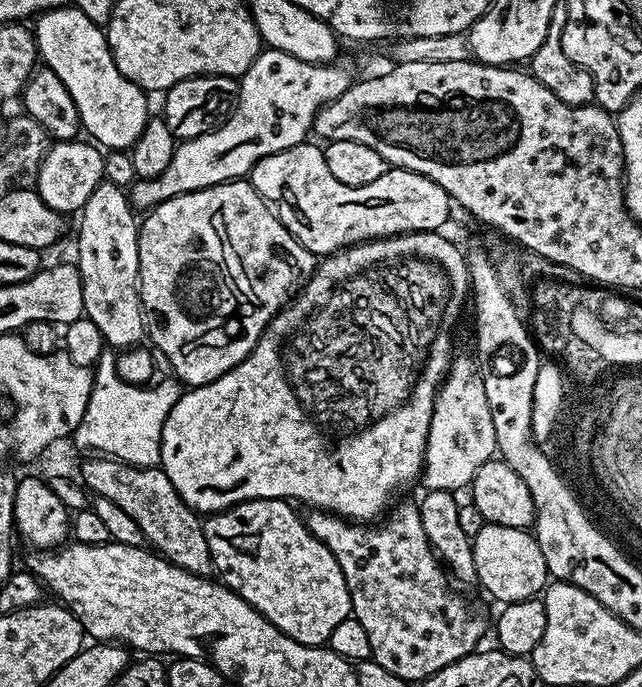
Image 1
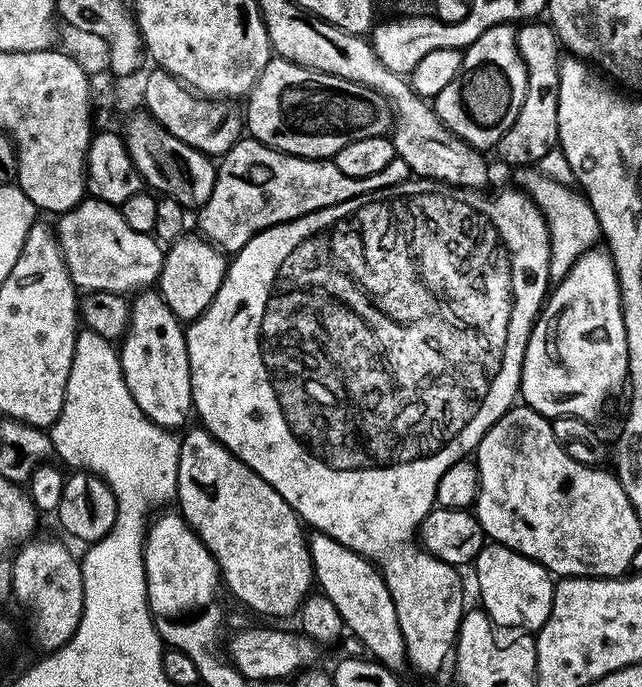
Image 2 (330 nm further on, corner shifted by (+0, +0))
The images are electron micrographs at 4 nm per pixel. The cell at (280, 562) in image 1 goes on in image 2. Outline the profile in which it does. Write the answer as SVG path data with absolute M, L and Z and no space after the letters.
M203 426L193 430L192 444L180 445L175 503L212 552L226 588L246 607L264 616L293 615L313 591L308 536L300 517L278 490L254 474Z

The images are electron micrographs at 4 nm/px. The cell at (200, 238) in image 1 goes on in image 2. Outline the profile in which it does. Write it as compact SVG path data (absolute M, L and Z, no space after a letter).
M185 234L167 245L164 268L158 281L159 294L181 322L197 320L210 306L214 294L218 294L224 275L228 273L228 265L225 253L216 245L199 234Z

